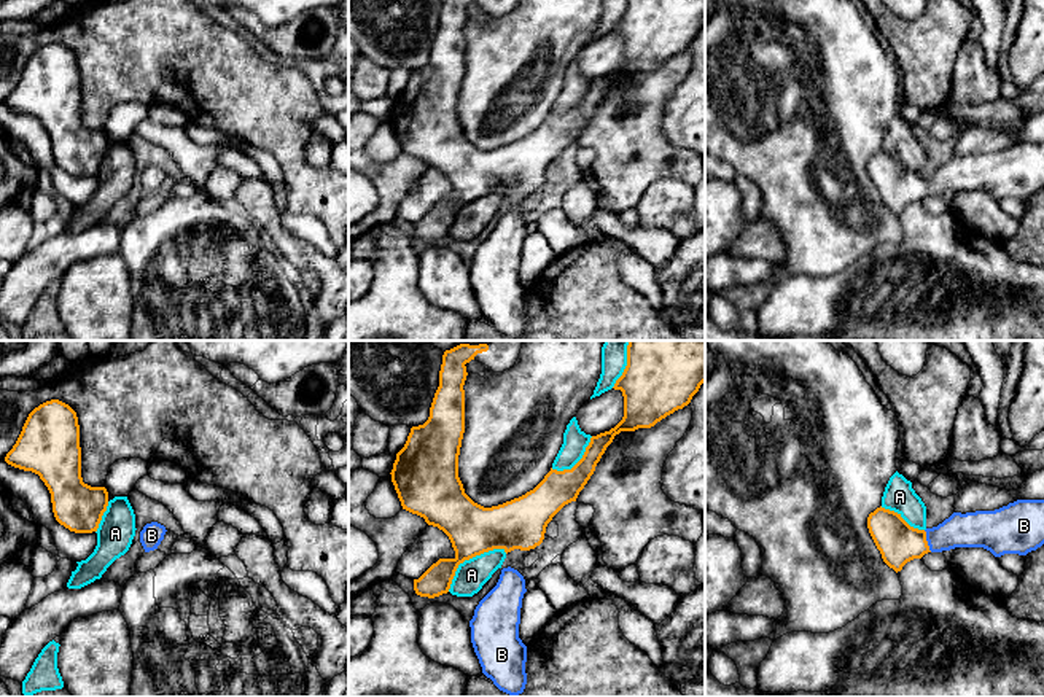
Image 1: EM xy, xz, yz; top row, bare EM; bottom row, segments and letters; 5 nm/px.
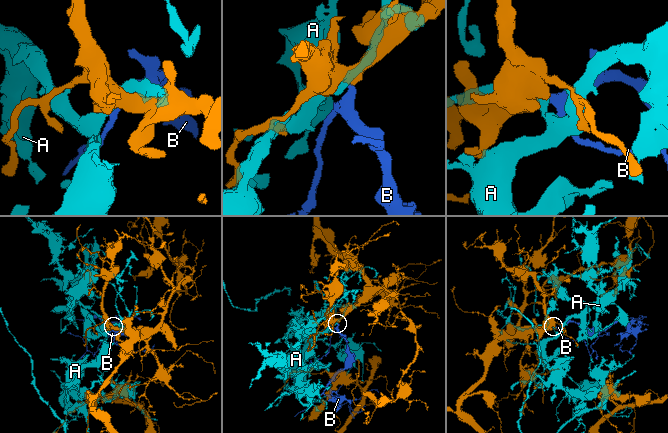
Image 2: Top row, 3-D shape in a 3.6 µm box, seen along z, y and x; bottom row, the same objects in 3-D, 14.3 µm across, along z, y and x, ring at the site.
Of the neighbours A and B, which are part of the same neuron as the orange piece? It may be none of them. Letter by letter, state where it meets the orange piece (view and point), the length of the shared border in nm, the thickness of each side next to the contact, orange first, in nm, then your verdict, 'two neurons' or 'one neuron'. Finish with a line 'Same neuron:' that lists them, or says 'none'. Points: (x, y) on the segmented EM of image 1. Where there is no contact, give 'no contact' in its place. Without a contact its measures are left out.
A: contact xz (468, 559); length 360 nm; calibres 260 and 160 nm; two neurons
B: contact yz (927, 541); length 120 nm; calibres 200 and 180 nm; one neuron
Same neuron: B

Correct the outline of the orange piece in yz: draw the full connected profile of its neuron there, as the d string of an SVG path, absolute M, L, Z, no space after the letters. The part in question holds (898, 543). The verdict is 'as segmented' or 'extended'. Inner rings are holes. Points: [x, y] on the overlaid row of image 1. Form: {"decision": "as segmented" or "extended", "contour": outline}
{"decision": "extended", "contour": "M1017 500L995 511L953 512L933 528L910 527L901 514L877 508L867 517L869 533L883 562L896 573L928 552L984 547L995 557L1026 555L1044 544L1044 500Z"}

